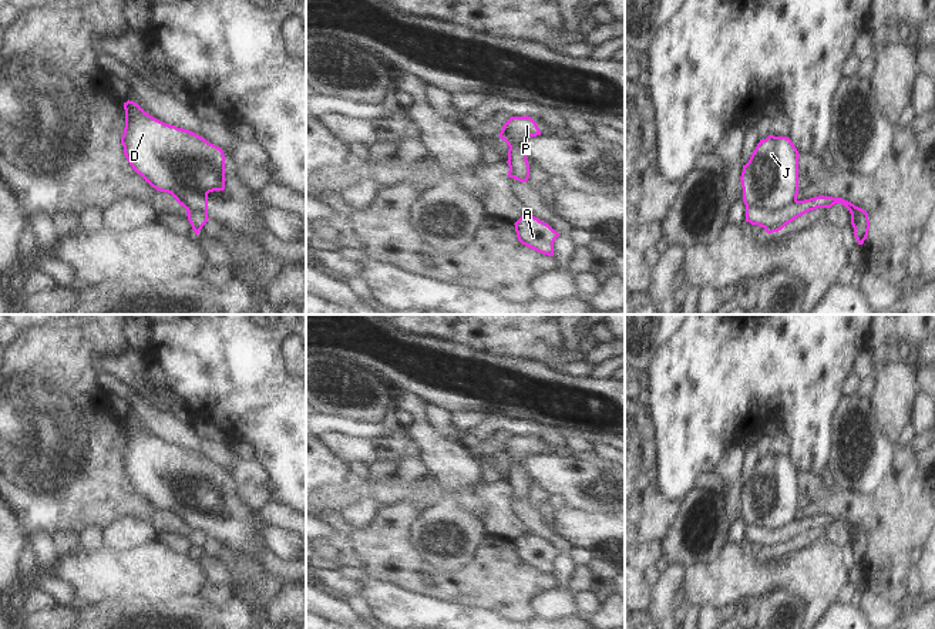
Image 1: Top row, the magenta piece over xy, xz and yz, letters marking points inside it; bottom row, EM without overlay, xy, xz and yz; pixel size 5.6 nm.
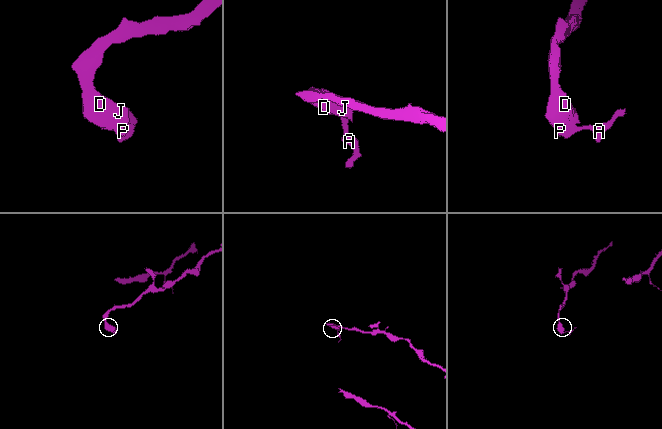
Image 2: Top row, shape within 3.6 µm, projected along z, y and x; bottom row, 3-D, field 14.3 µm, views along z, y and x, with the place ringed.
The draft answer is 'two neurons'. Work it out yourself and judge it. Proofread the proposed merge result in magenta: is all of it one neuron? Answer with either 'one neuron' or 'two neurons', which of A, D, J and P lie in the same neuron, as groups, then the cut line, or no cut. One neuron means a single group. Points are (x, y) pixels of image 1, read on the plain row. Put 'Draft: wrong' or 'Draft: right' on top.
Draft: right
two neurons; A P / D J; cut in yz along (797, 520), (779, 528), (746, 524)

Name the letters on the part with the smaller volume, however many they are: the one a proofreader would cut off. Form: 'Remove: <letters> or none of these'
Remove: A, P

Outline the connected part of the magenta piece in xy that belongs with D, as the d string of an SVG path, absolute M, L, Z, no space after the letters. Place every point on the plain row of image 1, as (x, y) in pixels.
M134 420L124 421L124 428L125 447L121 462L132 488L157 509L171 512L188 532L195 529L208 532L208 512L225 508L225 472L222 467L189 448L151 435Z

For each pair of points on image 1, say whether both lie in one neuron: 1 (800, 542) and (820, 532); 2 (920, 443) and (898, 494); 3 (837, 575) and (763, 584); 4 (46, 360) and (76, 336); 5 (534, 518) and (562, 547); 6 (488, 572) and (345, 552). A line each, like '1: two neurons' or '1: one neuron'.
1: one neuron
2: two neurons
3: one neuron
4: one neuron
5: one neuron
6: one neuron

